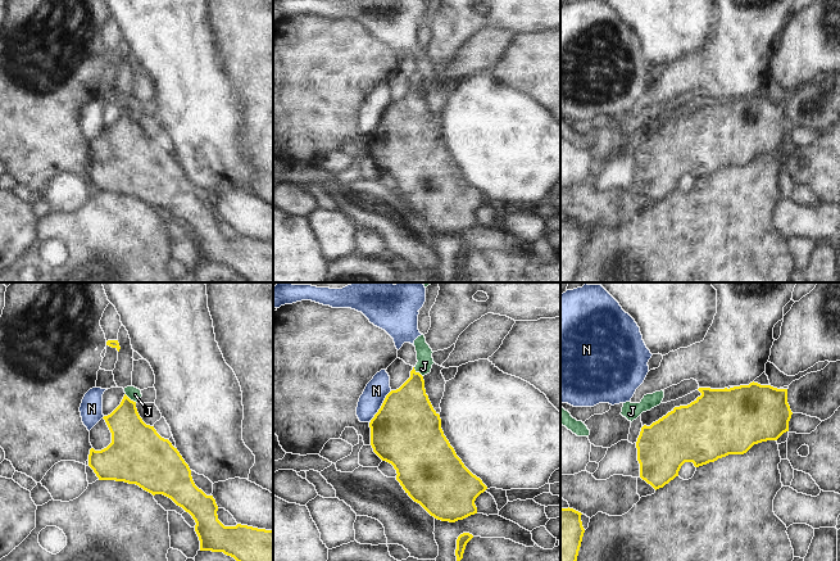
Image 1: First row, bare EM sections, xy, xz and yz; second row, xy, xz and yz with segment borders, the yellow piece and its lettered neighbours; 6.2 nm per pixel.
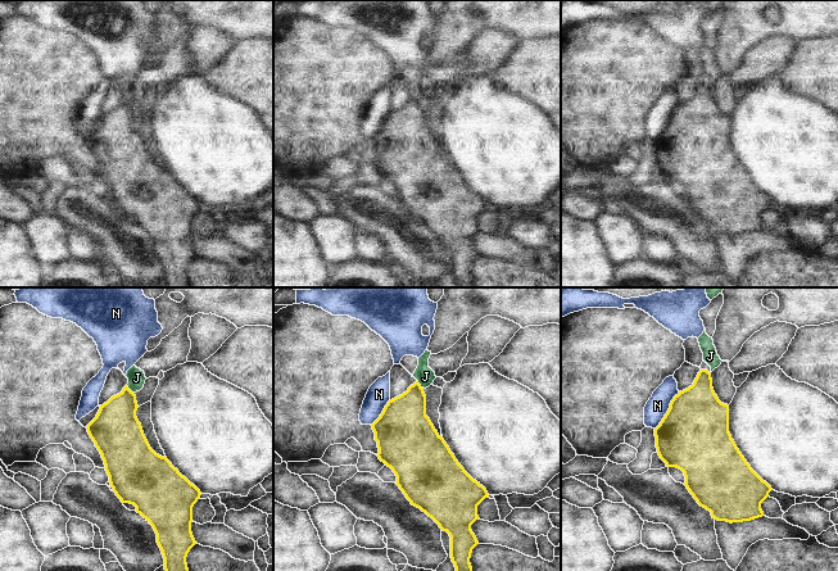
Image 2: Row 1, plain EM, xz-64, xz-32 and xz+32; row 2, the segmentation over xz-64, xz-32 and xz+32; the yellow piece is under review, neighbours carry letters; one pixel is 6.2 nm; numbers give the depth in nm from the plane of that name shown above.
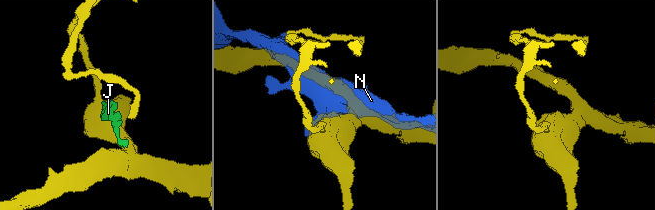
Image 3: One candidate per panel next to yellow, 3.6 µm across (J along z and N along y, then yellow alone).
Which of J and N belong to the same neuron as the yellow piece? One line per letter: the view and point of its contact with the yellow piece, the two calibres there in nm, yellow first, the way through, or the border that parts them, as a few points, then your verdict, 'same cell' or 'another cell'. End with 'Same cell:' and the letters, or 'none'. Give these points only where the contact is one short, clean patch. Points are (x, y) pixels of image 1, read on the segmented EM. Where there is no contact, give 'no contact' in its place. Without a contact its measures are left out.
J: meets yellow in xz at (418, 372); 300 nm thick on the yellow side, 100 nm on the other; border along xz (413, 367), (422, 376); another cell
N: meets yellow in xz at (381, 407); 440 nm thick on the yellow side, 140 nm on the other; another cell
Same cell: none

